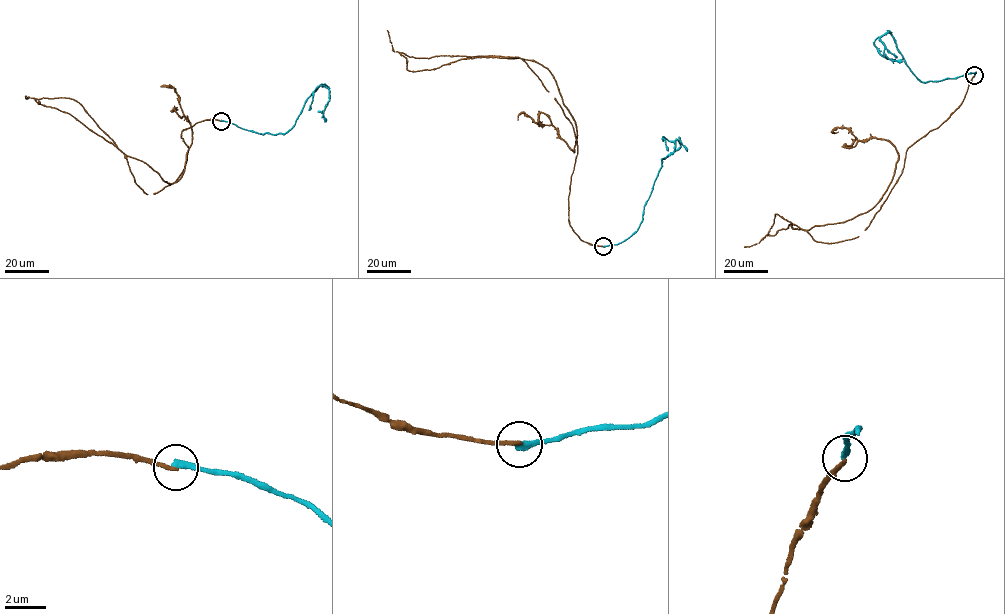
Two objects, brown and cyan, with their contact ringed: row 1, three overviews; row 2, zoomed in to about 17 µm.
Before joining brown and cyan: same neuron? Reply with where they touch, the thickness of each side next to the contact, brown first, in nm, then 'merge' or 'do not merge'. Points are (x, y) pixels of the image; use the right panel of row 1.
(974, 75) | 180/360 nm | do not merge

